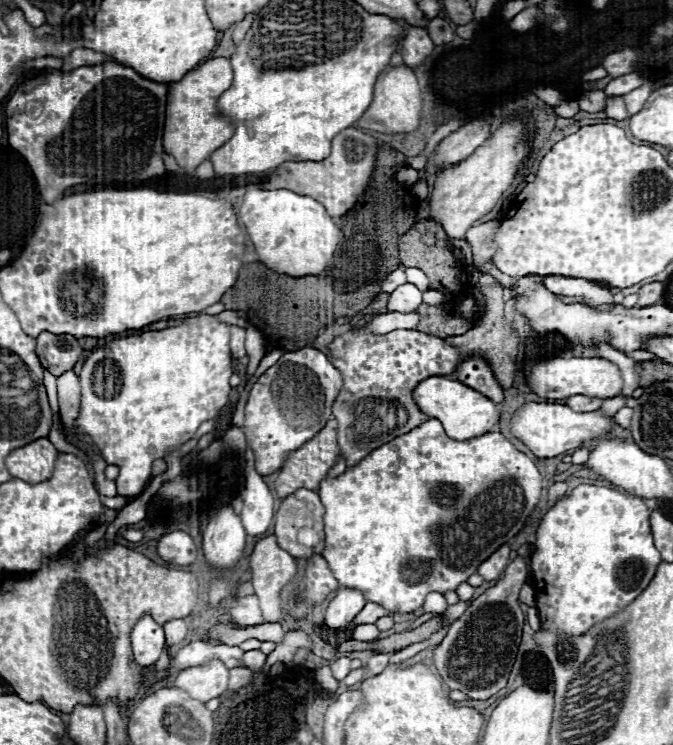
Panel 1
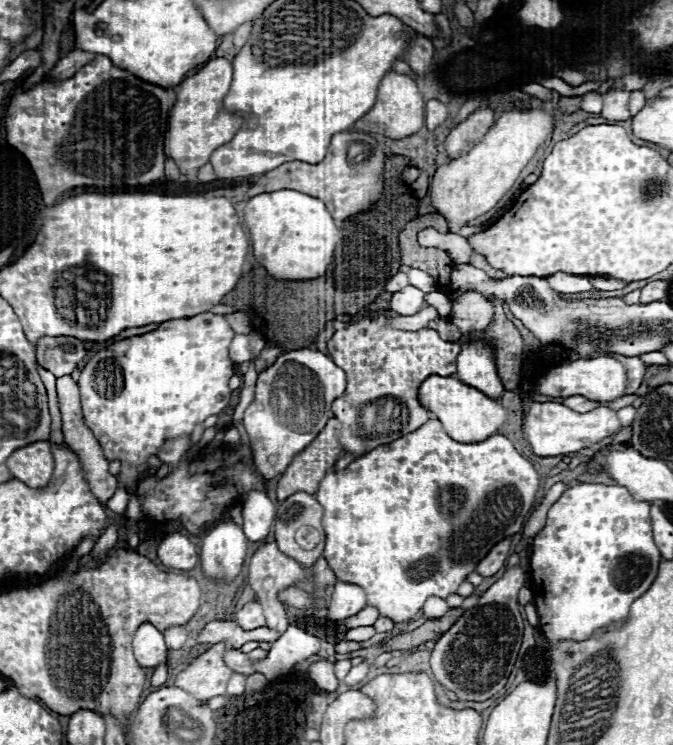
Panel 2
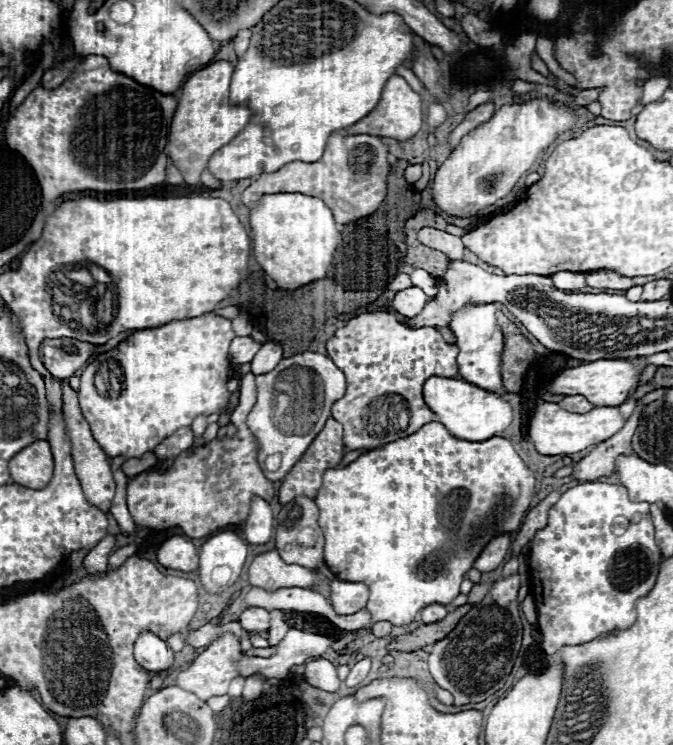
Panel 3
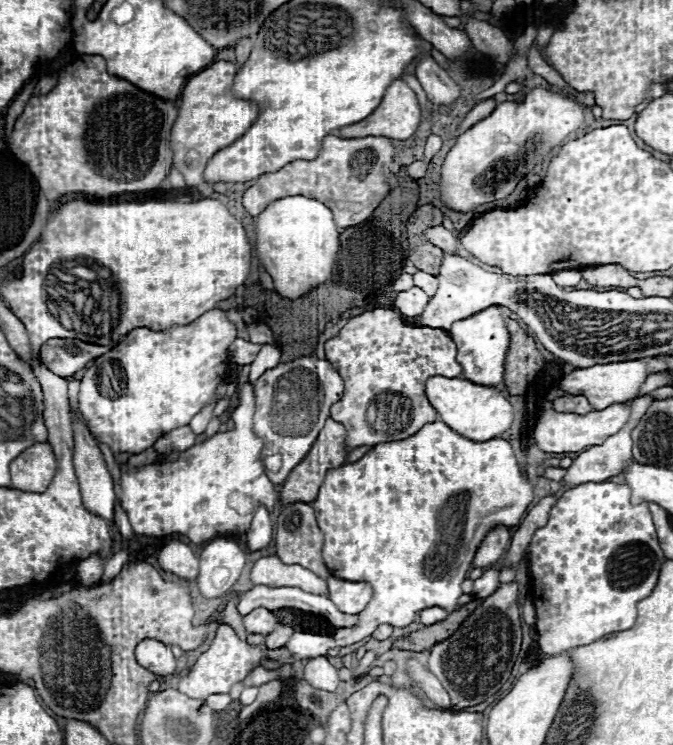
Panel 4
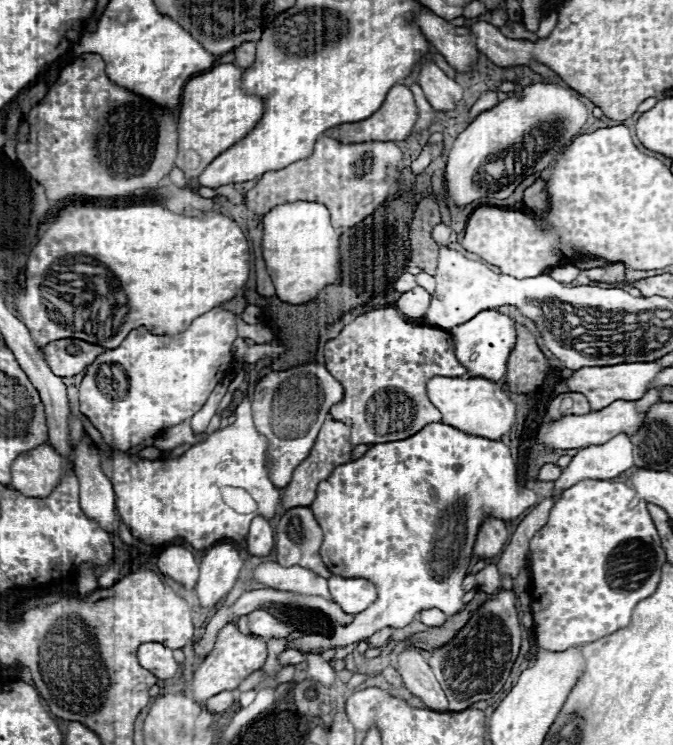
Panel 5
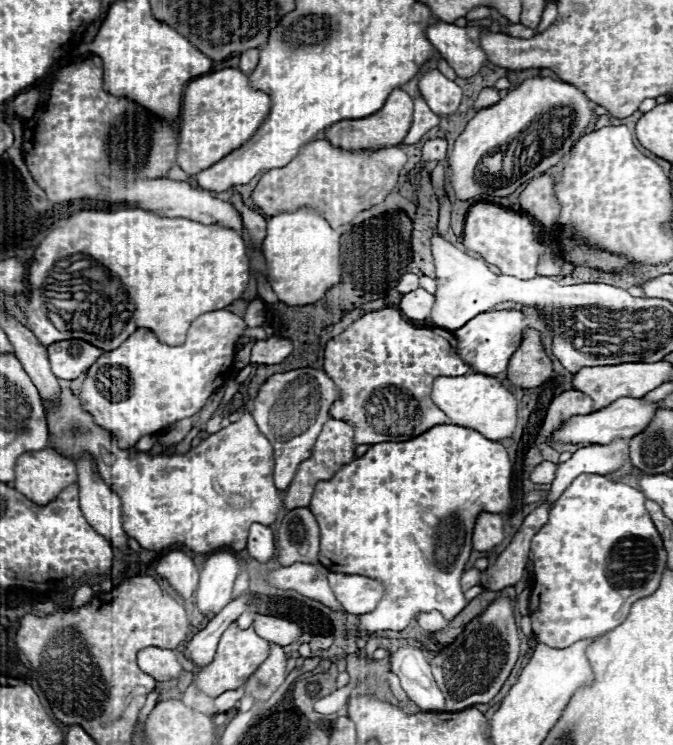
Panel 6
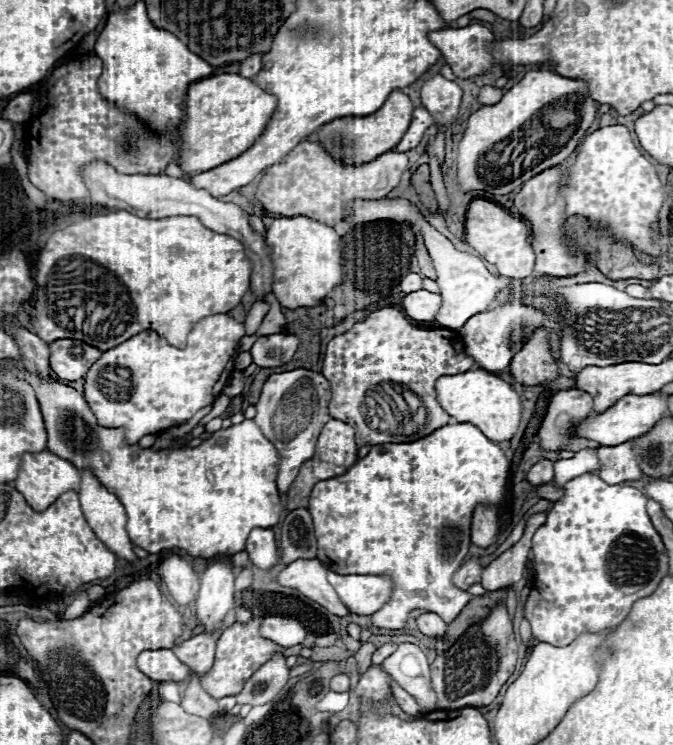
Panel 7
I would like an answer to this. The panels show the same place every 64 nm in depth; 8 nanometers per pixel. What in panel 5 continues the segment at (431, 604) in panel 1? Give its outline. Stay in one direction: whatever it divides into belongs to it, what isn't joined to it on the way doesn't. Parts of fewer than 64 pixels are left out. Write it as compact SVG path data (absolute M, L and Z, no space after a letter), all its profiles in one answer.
M432 608L432 610L420 612L420 622L426 624L428 628L438 628L438 626L442 626L446 622L446 616L444 616L444 612Z

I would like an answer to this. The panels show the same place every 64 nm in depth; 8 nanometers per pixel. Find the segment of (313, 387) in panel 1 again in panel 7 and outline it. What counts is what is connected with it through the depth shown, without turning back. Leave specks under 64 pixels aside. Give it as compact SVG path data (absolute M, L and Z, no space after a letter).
M298 368L290 372L272 374L266 380L260 400L256 404L258 414L254 420L280 454L280 470L278 470L278 480L276 480L280 494L288 492L290 484L298 476L300 466L306 460L310 460L310 456L314 456L320 430L330 420L328 402L330 402L330 384L318 372Z

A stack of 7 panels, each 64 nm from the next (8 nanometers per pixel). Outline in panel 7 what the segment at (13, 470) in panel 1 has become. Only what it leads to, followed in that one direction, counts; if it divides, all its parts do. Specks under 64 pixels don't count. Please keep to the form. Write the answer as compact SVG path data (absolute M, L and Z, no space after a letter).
M44 450L38 454L24 454L18 478L14 480L14 488L26 498L26 502L36 510L44 512L56 498L64 492L78 492L80 490L80 472L68 460L54 456L52 452Z

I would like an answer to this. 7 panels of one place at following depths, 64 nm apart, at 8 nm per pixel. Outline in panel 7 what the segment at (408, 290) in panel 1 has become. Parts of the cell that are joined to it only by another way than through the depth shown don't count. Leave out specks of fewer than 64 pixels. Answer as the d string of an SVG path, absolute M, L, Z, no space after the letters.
M418 290L418 292L410 292L404 302L402 308L404 312L418 322L432 322L436 312L442 306L442 298L440 294L432 294L428 290Z

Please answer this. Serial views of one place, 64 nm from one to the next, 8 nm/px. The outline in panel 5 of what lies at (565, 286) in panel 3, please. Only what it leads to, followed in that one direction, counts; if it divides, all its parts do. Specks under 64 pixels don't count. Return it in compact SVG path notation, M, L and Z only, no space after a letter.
M566 264L566 266L558 266L552 270L552 278L558 282L572 282L578 276L578 268L574 264Z

